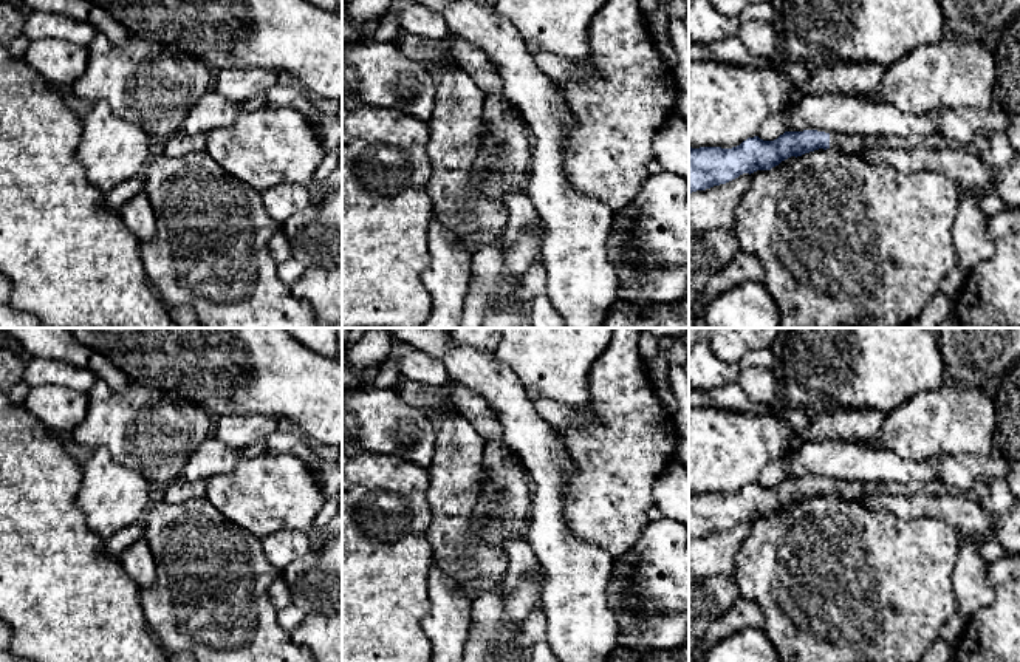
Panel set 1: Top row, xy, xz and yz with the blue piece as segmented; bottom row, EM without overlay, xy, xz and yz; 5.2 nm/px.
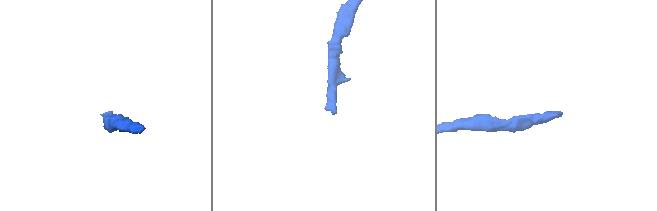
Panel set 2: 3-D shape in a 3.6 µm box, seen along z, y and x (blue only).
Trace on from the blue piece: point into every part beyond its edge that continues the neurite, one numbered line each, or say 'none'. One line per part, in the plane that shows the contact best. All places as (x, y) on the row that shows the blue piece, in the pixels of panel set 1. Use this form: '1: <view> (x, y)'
1: yz (848, 144)

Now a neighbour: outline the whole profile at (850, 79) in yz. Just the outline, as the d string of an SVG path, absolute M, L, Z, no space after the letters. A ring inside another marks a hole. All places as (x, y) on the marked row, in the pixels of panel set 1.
M837 62L833 67L816 68L809 79L791 85L794 96L834 94L844 97L882 99L879 85L888 67L862 62Z

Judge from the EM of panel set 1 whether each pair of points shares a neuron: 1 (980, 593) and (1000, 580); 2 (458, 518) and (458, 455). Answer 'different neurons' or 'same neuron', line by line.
1: different neurons
2: same neuron

